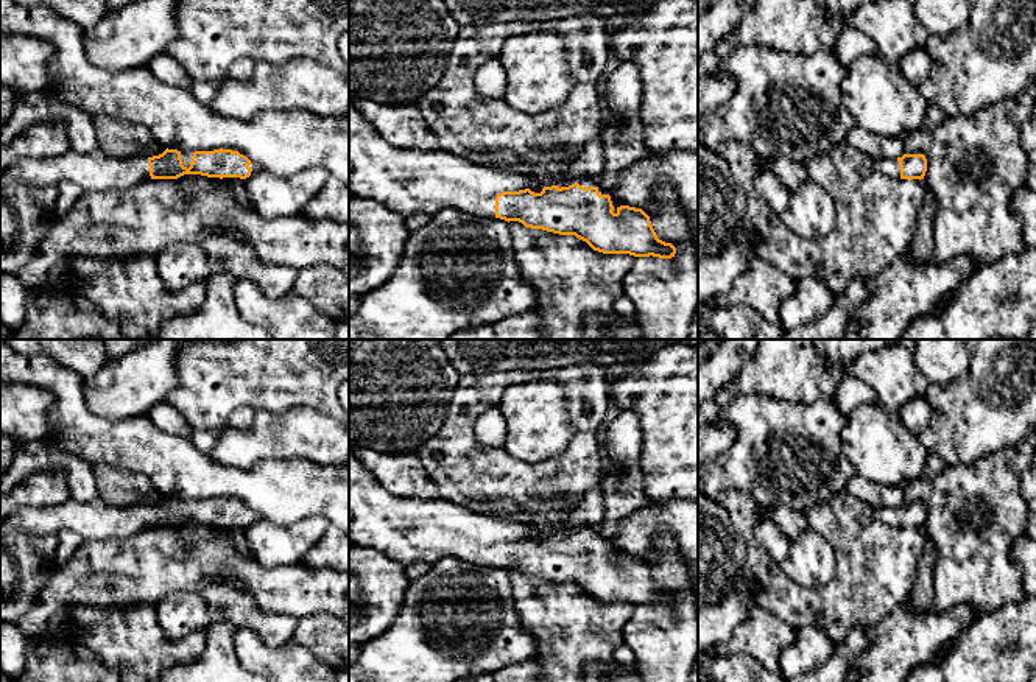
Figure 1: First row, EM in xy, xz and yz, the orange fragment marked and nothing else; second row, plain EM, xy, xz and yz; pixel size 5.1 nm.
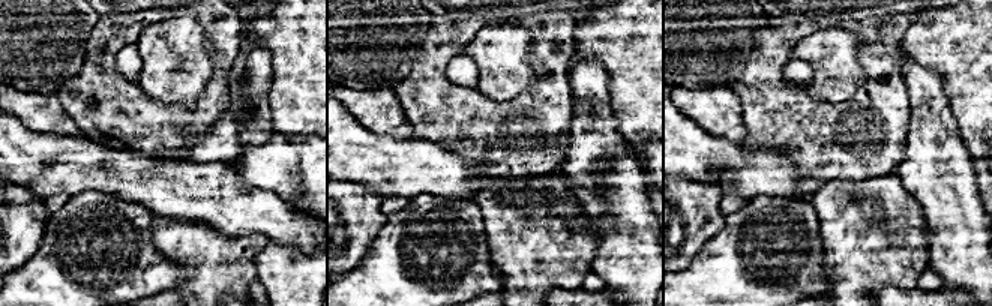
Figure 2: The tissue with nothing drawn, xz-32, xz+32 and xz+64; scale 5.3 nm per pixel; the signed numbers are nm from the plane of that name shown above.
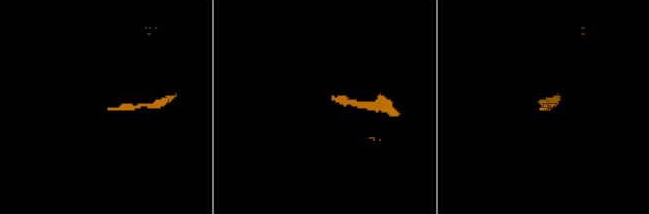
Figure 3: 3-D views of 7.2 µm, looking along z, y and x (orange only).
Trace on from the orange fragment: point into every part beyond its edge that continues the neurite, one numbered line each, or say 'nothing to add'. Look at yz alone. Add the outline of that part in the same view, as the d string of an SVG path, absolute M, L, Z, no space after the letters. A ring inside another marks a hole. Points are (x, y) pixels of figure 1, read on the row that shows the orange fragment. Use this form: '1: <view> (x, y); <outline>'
1: yz (890, 167); M897 157L876 159L872 162L872 167L879 173L882 173L882 174L891 178L891 179L900 179L900 168L899 168Z

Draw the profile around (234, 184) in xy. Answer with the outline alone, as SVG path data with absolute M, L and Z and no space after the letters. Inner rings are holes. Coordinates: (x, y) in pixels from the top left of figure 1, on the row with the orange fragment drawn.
M223 178L224 185L235 195L241 206L251 206L249 195L245 188L245 181L240 178Z

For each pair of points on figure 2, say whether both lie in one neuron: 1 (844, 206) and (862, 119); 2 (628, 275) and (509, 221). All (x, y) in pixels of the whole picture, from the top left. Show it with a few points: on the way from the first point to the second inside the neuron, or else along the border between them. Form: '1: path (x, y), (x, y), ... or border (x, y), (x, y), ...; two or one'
1: border (884, 176), (872, 179), (830, 179), (817, 191); two
2: border (596, 236), (596, 252), (590, 269); two

